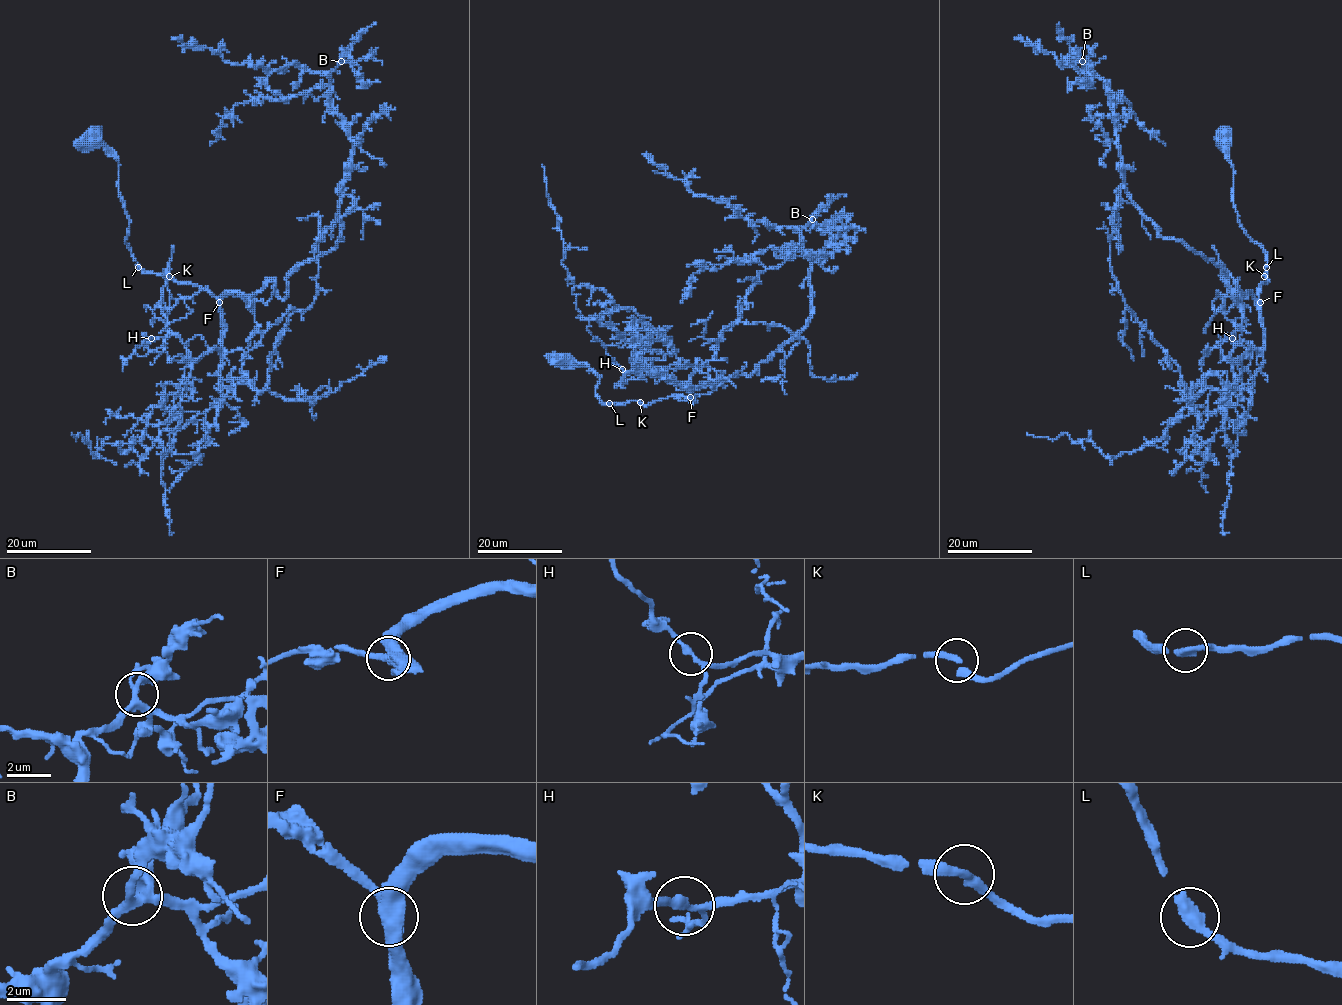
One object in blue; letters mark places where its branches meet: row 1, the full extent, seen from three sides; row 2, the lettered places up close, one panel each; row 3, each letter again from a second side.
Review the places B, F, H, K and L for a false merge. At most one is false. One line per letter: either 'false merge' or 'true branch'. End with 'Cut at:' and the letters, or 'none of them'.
B: true branch
F: true branch
H: true branch
K: true branch
L: true branch
Cut at: none of them

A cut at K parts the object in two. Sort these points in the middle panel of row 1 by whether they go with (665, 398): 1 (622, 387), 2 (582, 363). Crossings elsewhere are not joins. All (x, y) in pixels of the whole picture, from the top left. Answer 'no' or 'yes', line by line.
1: yes
2: no

